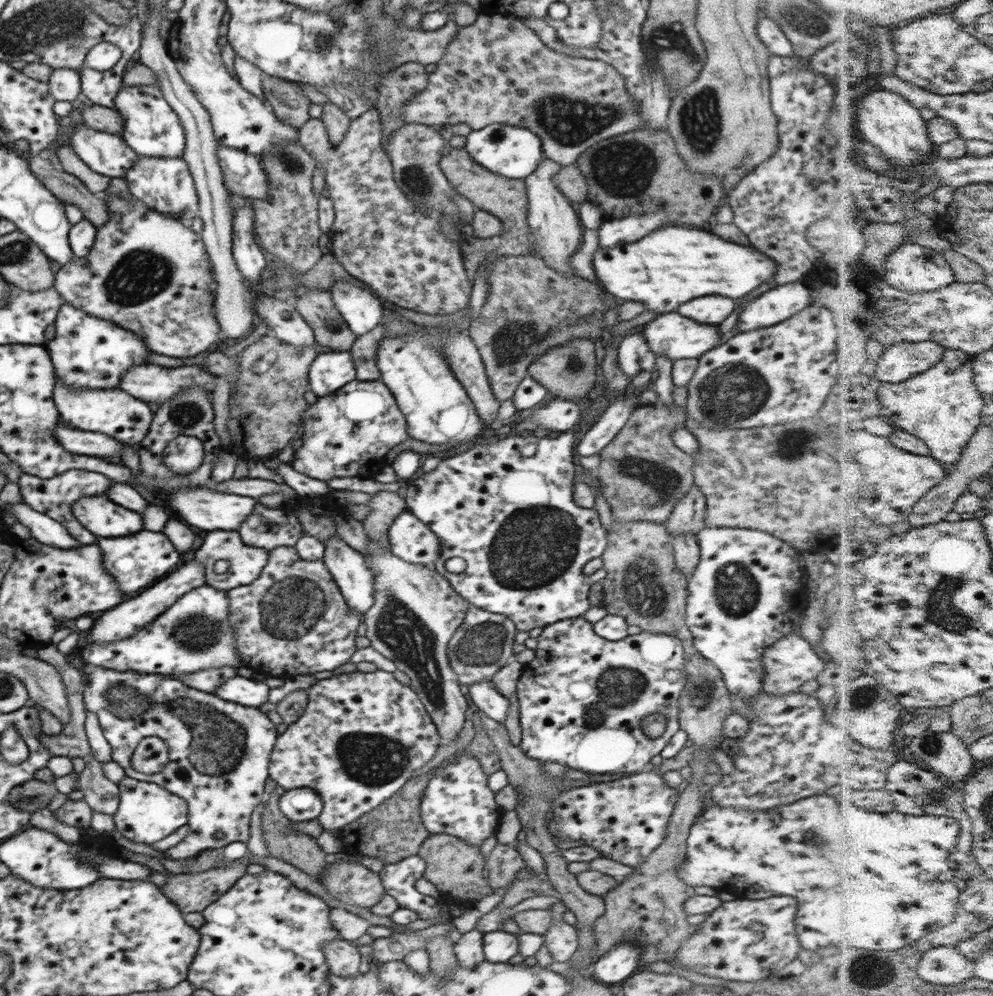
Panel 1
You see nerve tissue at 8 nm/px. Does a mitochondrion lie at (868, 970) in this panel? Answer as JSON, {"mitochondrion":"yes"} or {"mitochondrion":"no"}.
{"mitochondrion":"yes"}

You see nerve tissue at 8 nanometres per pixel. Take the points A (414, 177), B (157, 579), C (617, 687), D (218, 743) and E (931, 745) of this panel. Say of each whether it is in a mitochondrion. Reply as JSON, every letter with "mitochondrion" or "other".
{"A":"mitochondrion","B":"other","C":"mitochondrion","D":"mitochondrion","E":"mitochondrion"}

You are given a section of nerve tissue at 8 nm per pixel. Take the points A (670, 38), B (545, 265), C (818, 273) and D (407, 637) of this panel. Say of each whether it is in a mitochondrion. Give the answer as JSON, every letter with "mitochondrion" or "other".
{"A":"mitochondrion","B":"other","C":"other","D":"mitochondrion"}

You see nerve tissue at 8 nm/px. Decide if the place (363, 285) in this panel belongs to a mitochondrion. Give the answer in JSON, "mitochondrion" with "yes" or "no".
{"mitochondrion":"no"}

